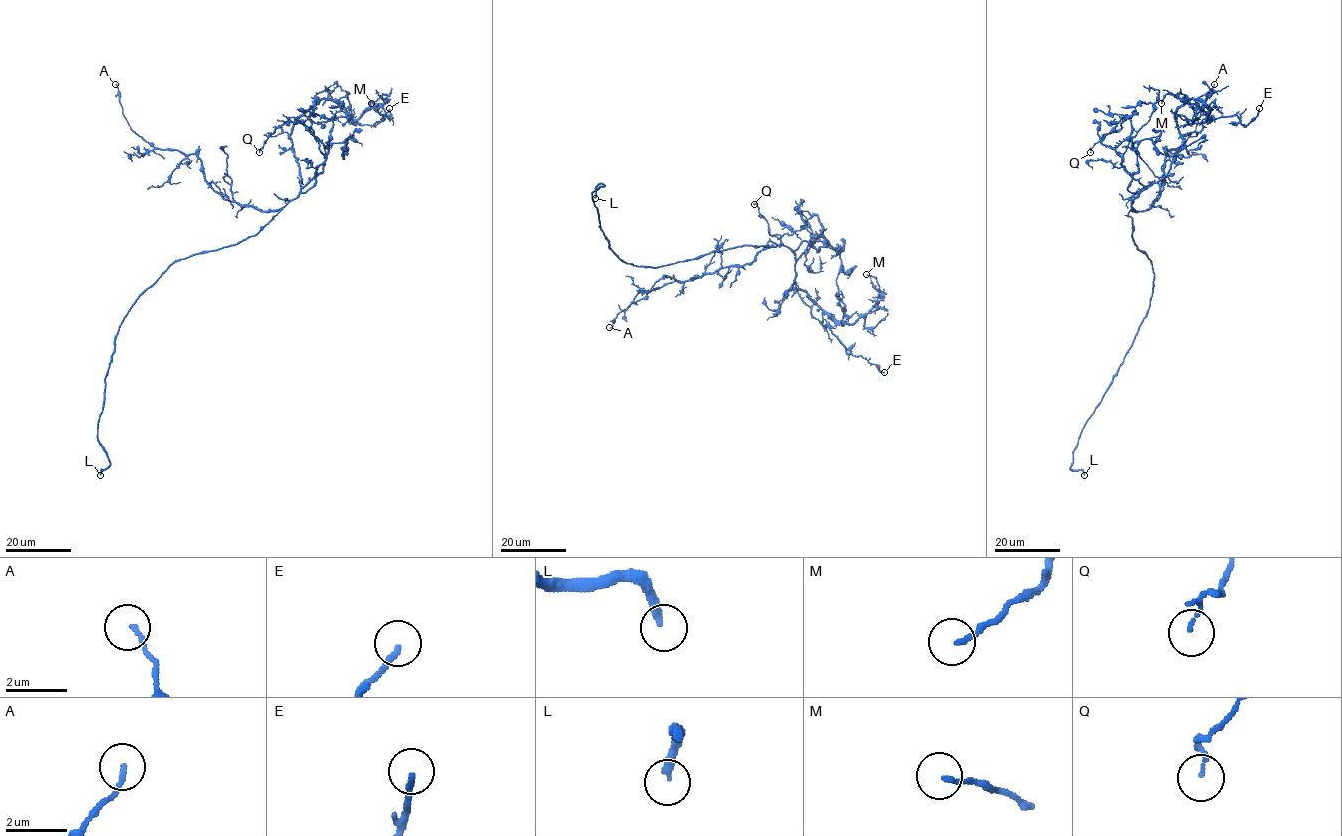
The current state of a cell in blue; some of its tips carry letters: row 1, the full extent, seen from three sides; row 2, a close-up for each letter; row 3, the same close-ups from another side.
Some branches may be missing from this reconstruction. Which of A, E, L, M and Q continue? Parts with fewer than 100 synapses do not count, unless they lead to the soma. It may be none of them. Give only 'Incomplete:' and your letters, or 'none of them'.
Incomplete: L

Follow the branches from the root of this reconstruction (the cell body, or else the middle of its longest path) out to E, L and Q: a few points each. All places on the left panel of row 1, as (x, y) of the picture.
E: (239, 243), (300, 191), (290, 134), (301, 115), (314, 122), (350, 115), (372, 125), (389, 108)
L: (239, 243), (176, 260), (124, 318), (105, 378), (104, 403), (98, 423), (99, 444), (109, 462), (100, 475)
Q: (239, 243), (255, 235), (297, 197), (314, 176), (328, 150), (306, 126), (290, 117), (275, 130), (259, 152)

